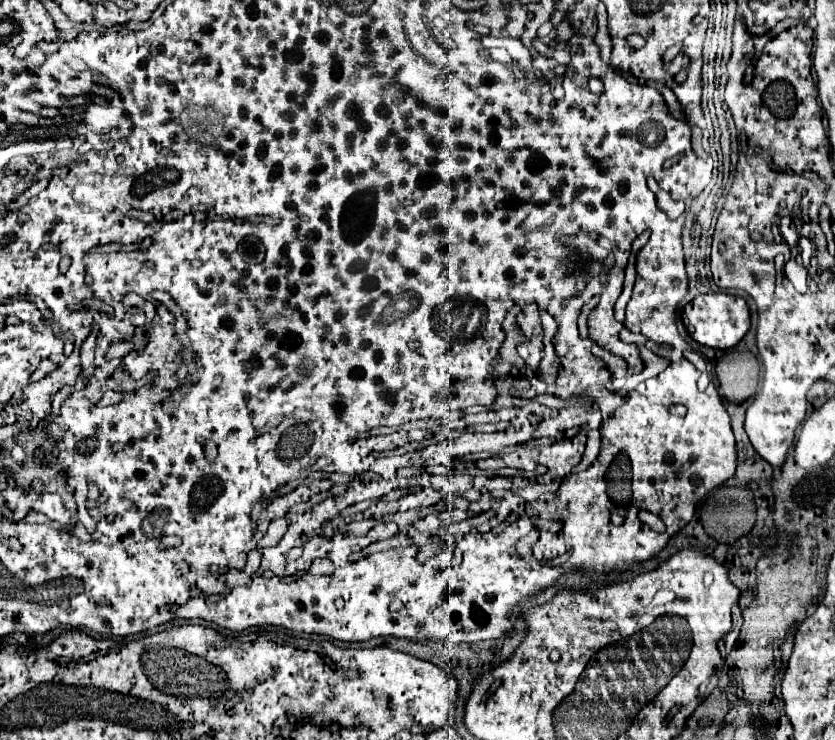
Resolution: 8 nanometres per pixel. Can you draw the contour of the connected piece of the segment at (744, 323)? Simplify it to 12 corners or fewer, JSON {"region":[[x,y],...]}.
{"region":[[710,292],[684,306],[696,342],[730,350],[750,330],[740,296]]}

